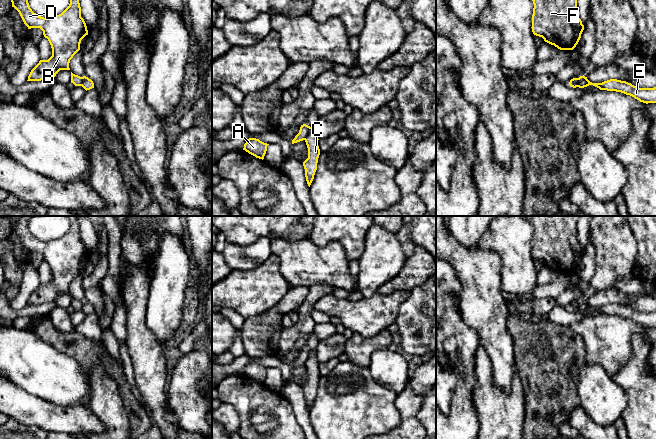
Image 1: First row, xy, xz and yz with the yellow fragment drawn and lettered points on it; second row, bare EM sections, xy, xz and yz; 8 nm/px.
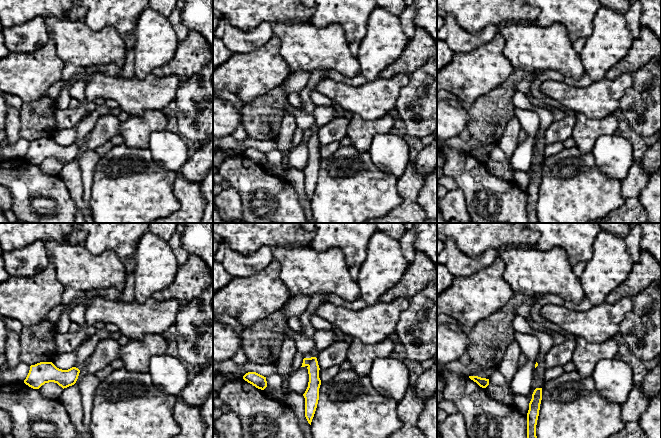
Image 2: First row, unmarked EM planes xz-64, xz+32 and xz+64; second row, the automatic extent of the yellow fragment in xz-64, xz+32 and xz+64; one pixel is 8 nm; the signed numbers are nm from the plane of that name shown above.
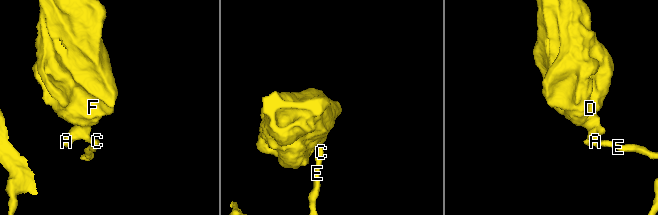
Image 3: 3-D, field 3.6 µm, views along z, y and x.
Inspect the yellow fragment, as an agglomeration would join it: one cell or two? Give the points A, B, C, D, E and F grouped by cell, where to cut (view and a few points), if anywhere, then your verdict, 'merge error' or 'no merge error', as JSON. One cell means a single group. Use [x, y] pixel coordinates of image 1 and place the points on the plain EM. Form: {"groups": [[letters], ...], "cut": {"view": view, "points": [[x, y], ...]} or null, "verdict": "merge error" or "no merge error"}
{"groups": [["A", "B", "D", "F"], ["C", "E"]], "cut": {"view": "xz", "points": [[311, 351], [304, 363]]}, "verdict": "merge error"}

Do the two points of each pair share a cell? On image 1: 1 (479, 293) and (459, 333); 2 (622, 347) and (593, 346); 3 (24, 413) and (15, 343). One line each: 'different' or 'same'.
1: different
2: same
3: different

